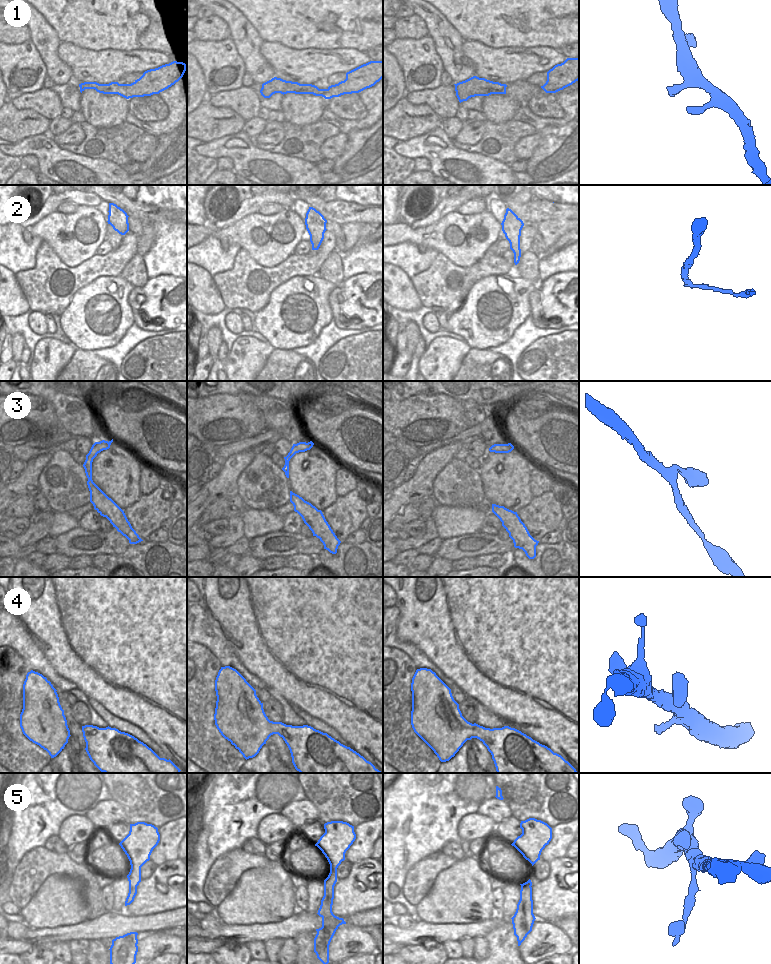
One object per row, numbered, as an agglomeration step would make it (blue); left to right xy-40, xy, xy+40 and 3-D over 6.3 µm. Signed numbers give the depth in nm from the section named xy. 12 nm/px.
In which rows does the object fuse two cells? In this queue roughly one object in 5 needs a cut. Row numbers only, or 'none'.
2, 5.

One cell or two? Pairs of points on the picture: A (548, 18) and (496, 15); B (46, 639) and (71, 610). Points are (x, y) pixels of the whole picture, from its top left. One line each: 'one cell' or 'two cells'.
A: one cell
B: one cell

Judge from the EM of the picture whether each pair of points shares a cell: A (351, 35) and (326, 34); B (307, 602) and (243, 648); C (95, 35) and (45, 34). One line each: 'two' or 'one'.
A: one
B: one
C: two

